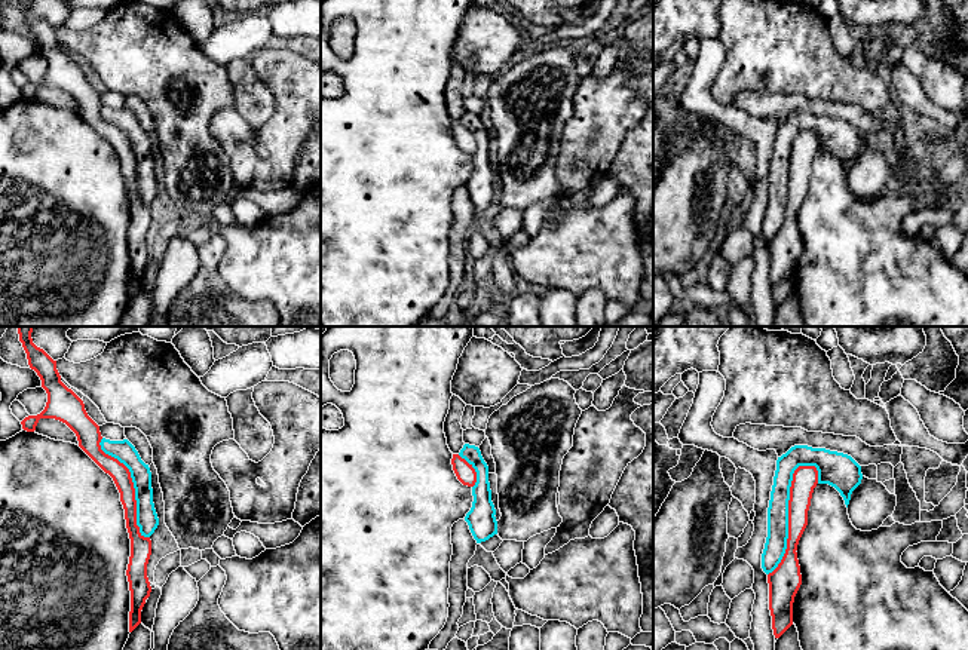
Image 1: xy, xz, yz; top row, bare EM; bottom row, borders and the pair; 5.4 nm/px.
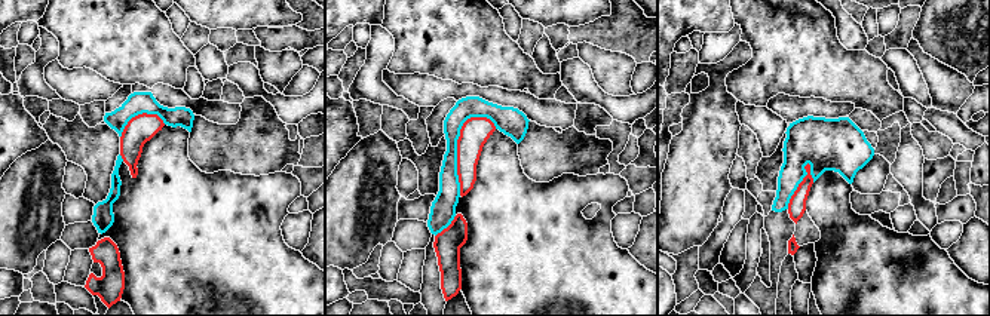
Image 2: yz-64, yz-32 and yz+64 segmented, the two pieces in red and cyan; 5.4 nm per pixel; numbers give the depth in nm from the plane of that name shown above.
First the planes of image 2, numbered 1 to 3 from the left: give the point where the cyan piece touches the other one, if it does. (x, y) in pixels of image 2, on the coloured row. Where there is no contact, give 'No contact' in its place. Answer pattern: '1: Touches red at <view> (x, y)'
1: Touches red at yz-64 (138, 114)
2: Touches red at yz-32 (457, 149)
3: Touches red at yz+64 (799, 186)

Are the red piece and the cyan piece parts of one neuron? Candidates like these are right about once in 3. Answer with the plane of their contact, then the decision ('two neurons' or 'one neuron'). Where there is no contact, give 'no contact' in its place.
contact in yz; two neurons

